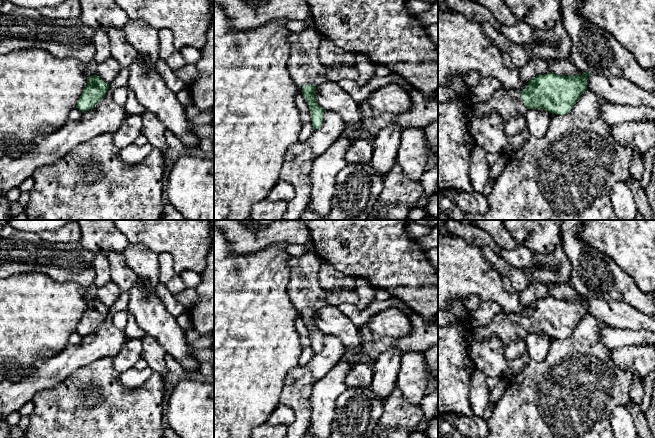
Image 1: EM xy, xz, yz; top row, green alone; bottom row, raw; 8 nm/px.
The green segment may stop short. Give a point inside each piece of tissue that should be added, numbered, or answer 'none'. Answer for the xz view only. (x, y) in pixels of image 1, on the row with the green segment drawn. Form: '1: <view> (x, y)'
1: xz (305, 68)

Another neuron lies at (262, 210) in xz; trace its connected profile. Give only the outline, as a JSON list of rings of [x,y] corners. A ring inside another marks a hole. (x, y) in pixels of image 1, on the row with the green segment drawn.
[[[262,200],[254,203],[250,217],[253,220],[283,220],[288,202]]]

